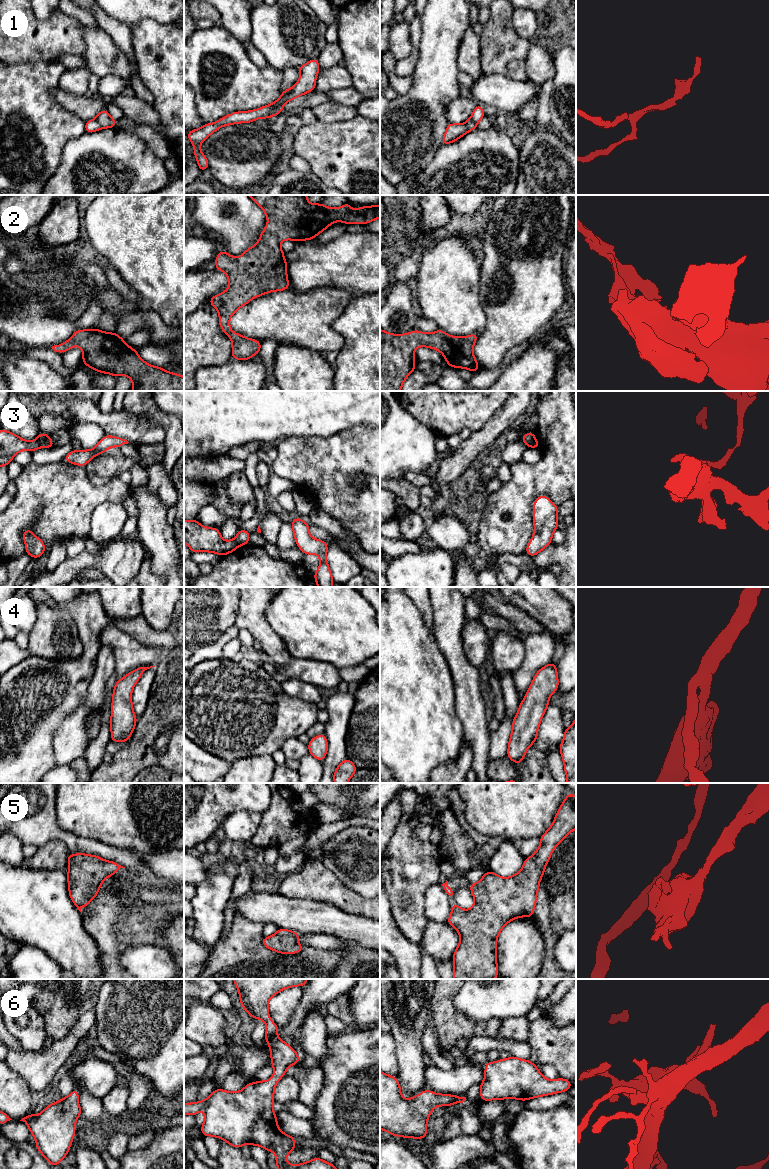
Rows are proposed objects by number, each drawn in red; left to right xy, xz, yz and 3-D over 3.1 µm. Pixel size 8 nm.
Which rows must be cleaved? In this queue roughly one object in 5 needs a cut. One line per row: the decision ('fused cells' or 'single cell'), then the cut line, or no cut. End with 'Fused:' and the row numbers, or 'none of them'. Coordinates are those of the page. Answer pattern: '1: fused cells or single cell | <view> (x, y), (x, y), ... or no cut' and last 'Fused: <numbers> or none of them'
1: fused cells | xz (279, 99), (264, 117)
2: single cell | no cut
3: fused cells | yz (534, 435), (529, 446)
4: single cell | no cut
5: single cell | no cut
6: single cell | no cut
Fused: 1, 3

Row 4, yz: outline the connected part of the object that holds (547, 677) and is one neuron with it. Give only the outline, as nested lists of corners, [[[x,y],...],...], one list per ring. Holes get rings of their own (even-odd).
[[[550,662],[535,674],[513,719],[507,756],[514,763],[521,764],[527,749],[537,740],[538,728],[549,705],[549,698],[558,687],[556,664]]]

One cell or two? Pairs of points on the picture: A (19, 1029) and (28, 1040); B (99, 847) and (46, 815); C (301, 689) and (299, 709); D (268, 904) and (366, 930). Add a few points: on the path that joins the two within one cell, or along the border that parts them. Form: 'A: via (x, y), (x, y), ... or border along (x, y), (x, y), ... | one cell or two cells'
A: via (22, 1032), (27, 1037) | one cell
B: via (85, 845), (75, 844), (56, 829) | one cell
C: border along (280, 686), (287, 695), (316, 704) | two cells
D: via (292, 914), (326, 918), (342, 924) | one cell

